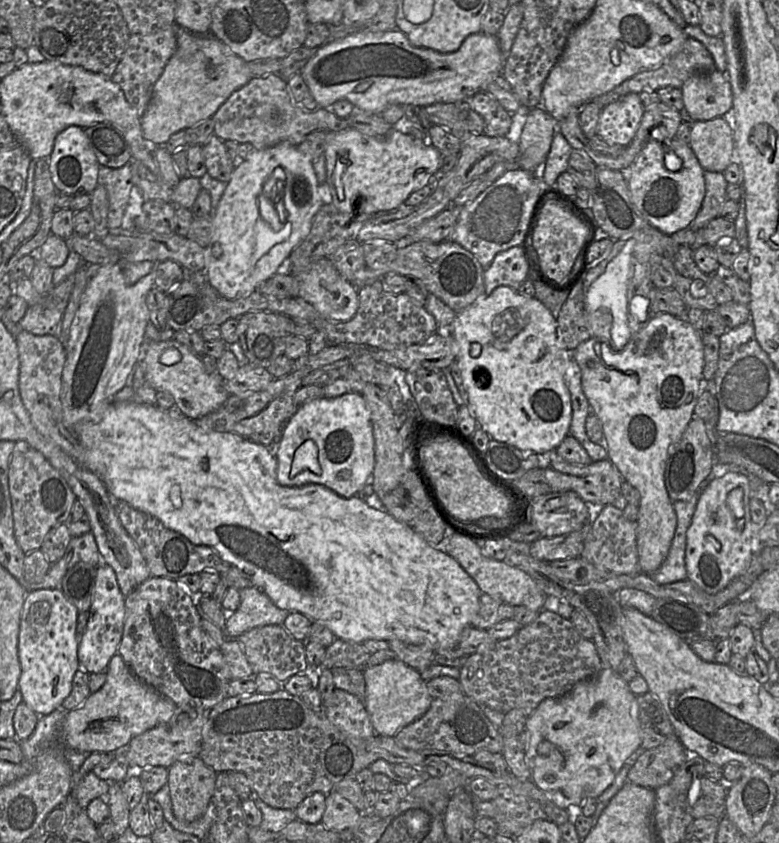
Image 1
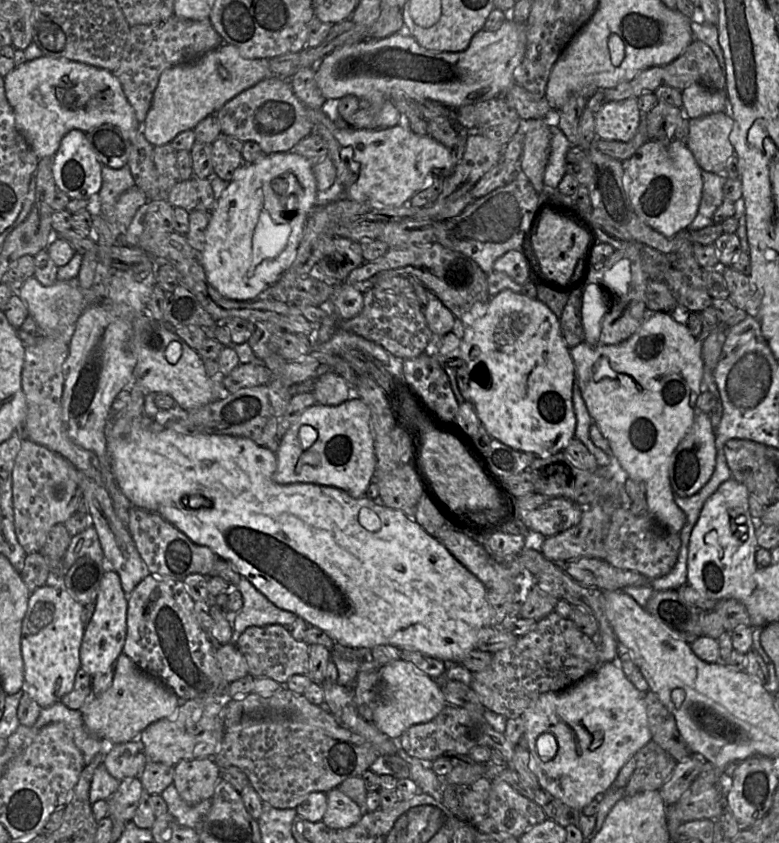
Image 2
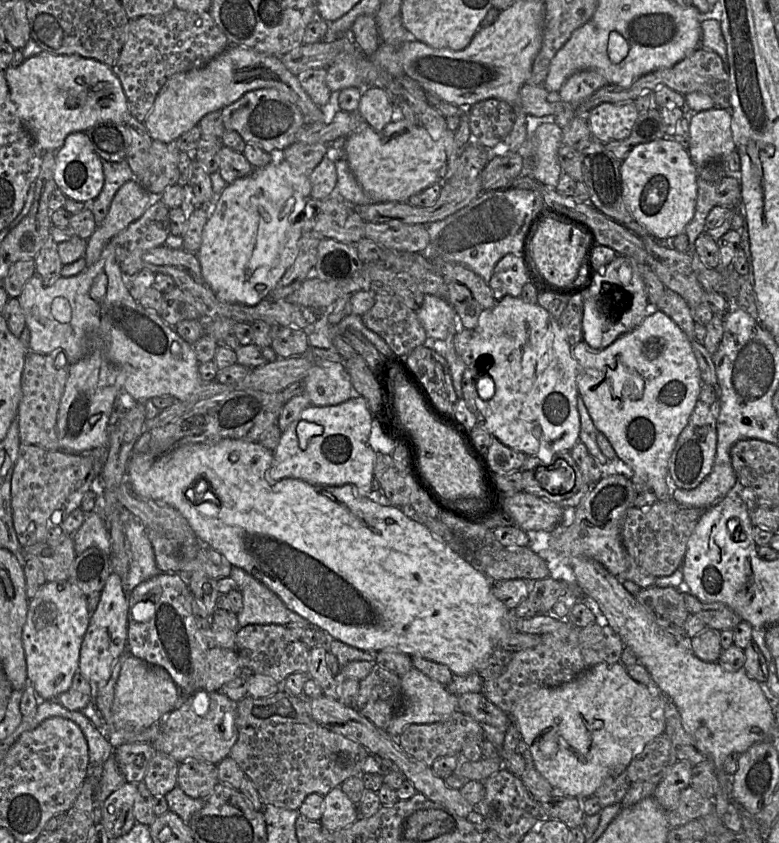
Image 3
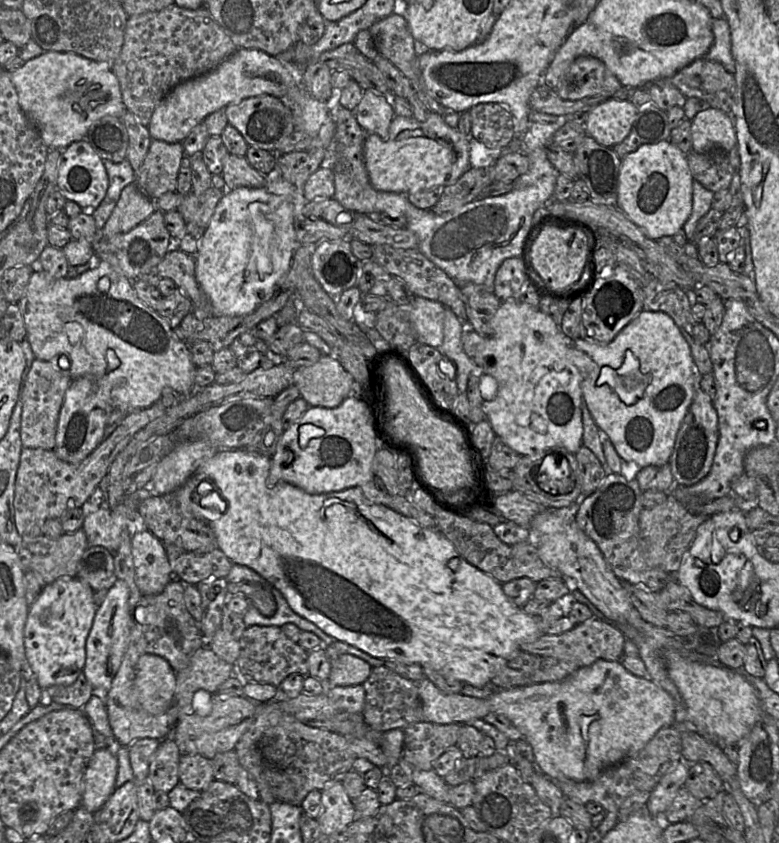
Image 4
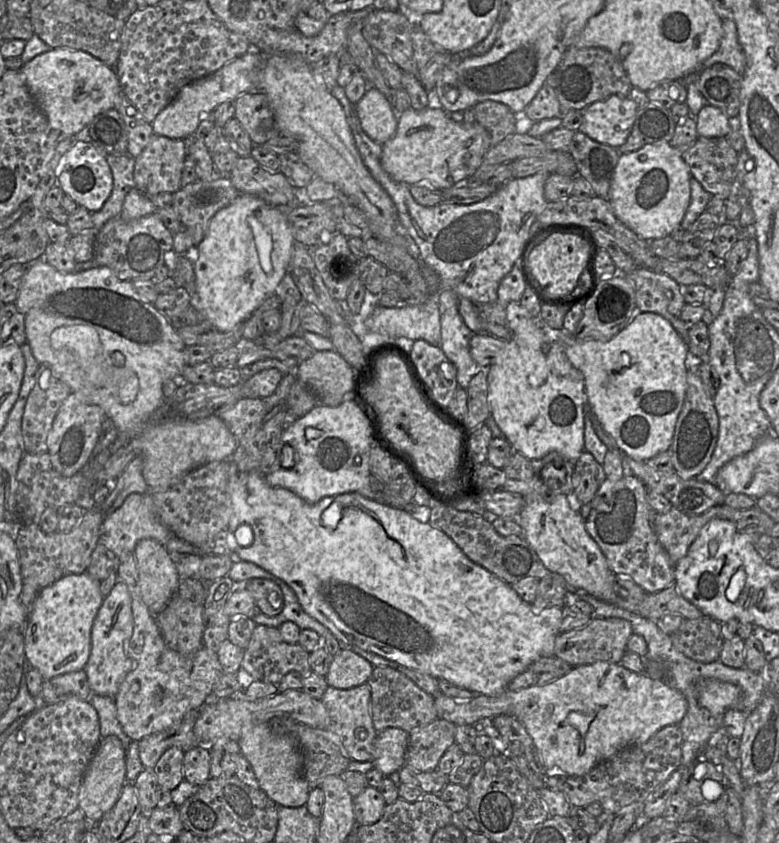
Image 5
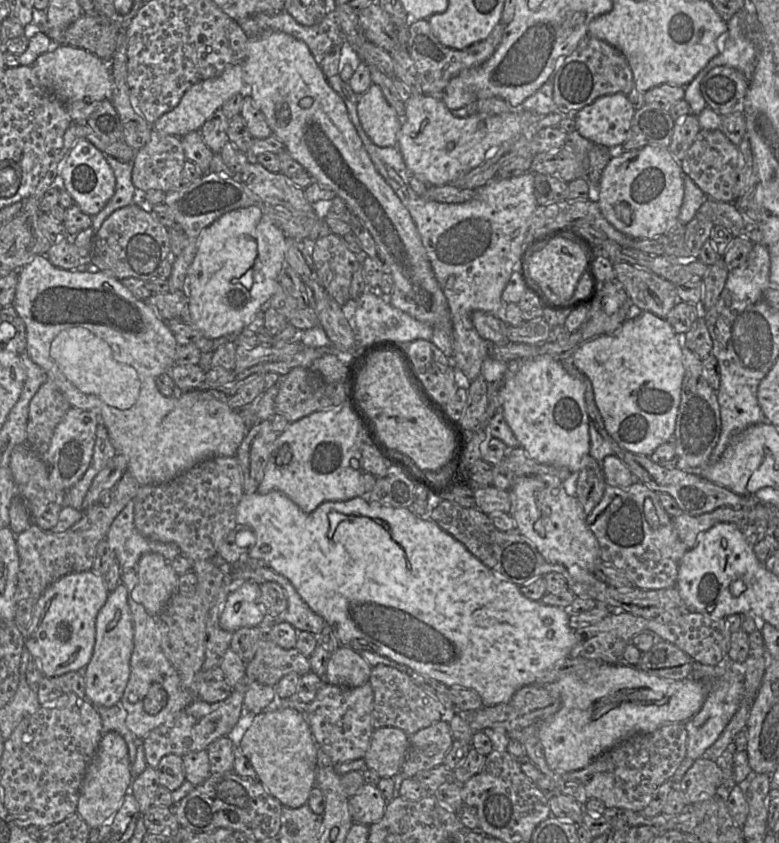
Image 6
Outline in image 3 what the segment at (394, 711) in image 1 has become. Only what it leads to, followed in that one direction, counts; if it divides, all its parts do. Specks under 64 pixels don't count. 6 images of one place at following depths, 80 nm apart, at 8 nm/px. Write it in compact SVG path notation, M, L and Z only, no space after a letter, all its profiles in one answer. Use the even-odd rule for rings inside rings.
M412 667L411 670L401 676L400 681L403 704L399 712L391 719L386 729L386 732L392 738L398 738L404 729L412 724L433 724L445 721L458 711L458 696L415 667Z

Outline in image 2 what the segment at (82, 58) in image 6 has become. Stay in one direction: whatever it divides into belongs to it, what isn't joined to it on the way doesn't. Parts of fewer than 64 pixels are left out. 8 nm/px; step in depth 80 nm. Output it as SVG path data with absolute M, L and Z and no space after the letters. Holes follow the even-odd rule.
M43 55L15 67L3 78L6 98L13 109L16 128L39 159L53 158L63 137L73 129L87 133L100 125L111 124L119 128L128 140L134 139L141 131L142 124L137 120L119 80L108 70L66 58Z

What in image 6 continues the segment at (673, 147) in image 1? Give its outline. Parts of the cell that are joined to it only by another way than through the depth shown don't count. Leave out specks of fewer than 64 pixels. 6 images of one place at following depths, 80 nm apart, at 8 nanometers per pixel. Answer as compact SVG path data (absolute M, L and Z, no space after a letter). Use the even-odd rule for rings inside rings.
M646 145L640 149L614 150L595 186L595 200L603 216L620 232L633 239L665 235L679 217L684 200L680 162L668 147Z

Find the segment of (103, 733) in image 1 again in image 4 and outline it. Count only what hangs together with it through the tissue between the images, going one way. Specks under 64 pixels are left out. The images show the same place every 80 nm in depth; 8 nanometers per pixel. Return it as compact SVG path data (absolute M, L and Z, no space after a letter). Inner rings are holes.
M144 654L135 665L134 694L142 709L152 715L165 713L175 701L176 672L167 660Z

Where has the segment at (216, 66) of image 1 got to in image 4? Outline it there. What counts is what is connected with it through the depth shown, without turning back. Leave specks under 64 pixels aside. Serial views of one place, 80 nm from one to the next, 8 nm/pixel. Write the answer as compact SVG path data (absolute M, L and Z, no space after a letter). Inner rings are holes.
M239 48L212 71L175 86L152 114L147 126L150 137L170 144L181 143L195 126L221 108L262 94L281 99L290 88L301 85L297 75L303 68L304 66L289 66L280 57L271 56L258 49Z

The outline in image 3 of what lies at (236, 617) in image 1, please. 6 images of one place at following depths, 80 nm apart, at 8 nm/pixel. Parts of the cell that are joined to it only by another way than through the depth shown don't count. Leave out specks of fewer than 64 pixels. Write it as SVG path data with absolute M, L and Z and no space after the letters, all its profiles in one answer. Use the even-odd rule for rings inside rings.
M232 567L230 576L243 597L242 610L237 614L239 628L253 624L287 625L296 623L304 629L315 627L288 609L283 601L264 584L238 567Z

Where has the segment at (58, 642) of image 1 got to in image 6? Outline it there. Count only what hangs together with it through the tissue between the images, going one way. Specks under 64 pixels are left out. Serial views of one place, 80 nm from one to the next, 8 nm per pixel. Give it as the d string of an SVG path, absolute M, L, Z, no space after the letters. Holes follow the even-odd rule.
M92 570L69 573L51 584L37 600L32 620L24 631L25 647L39 660L44 676L84 670L93 655L96 620L110 592L104 576Z

